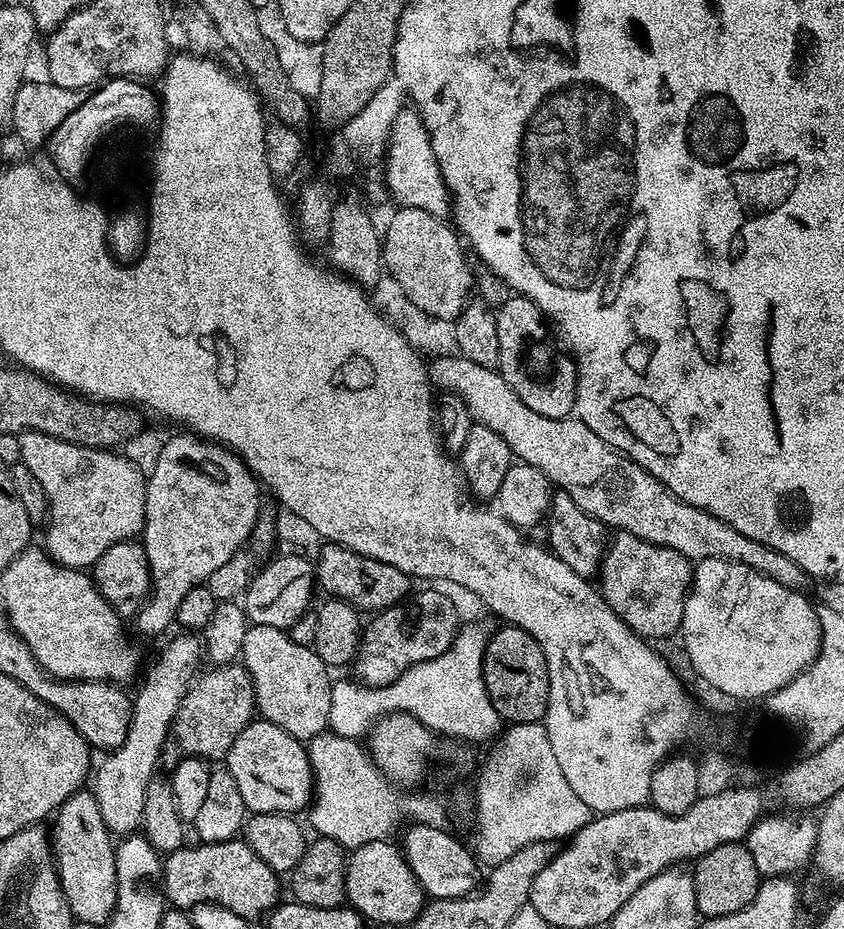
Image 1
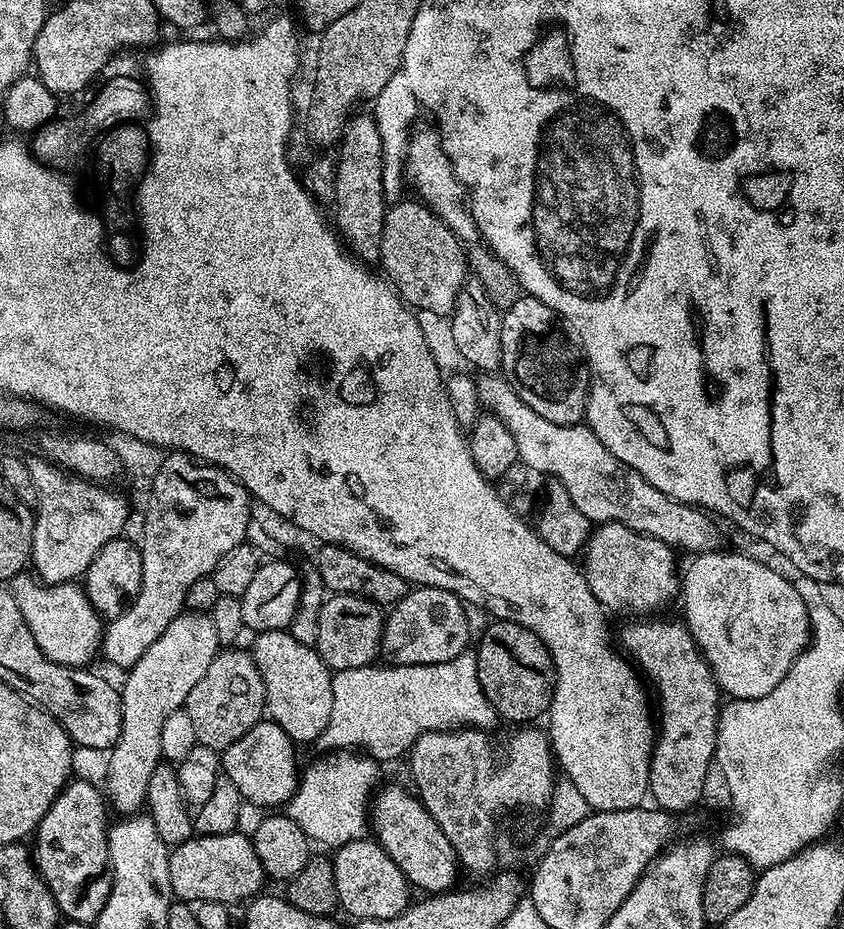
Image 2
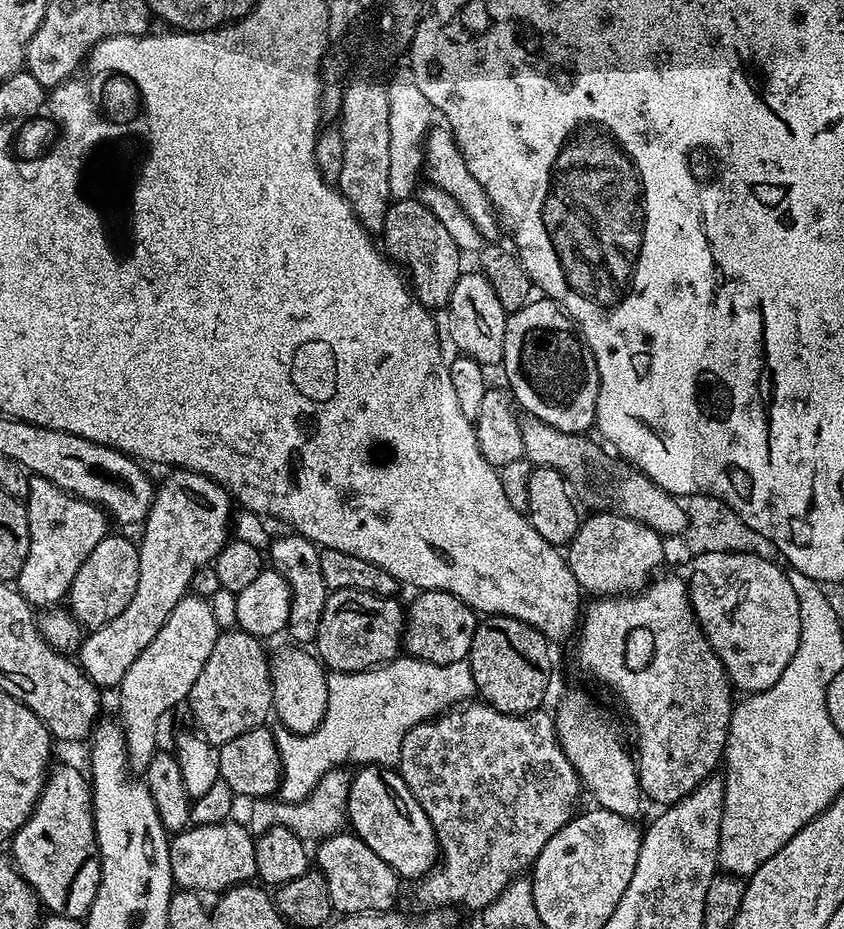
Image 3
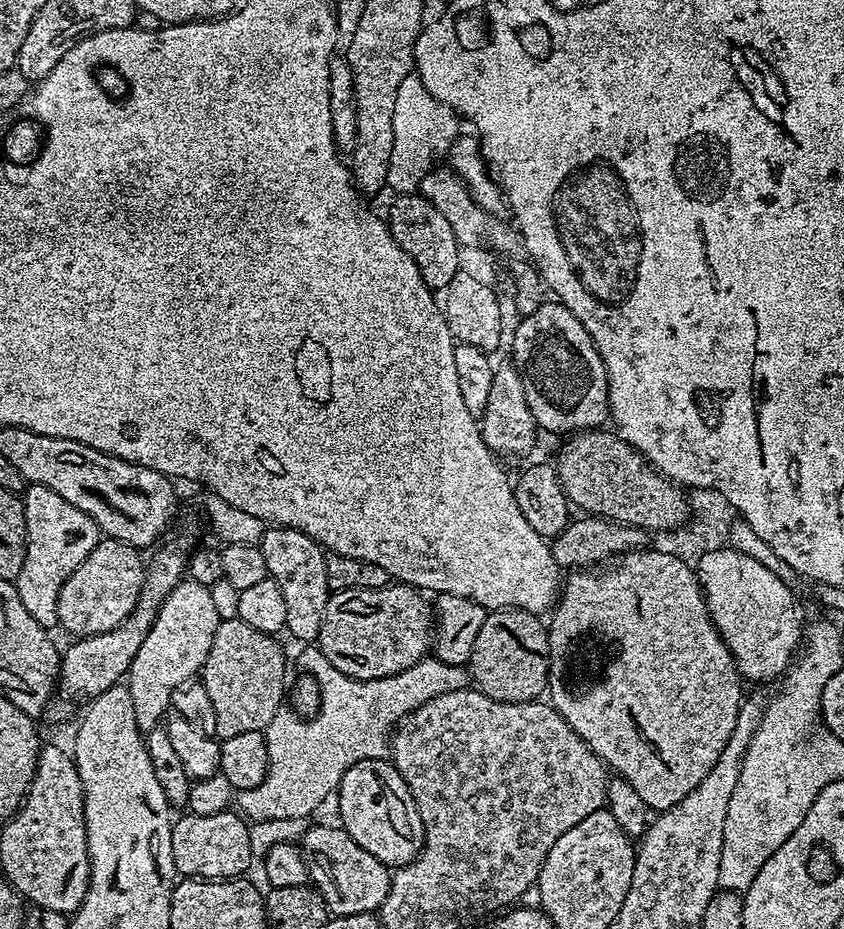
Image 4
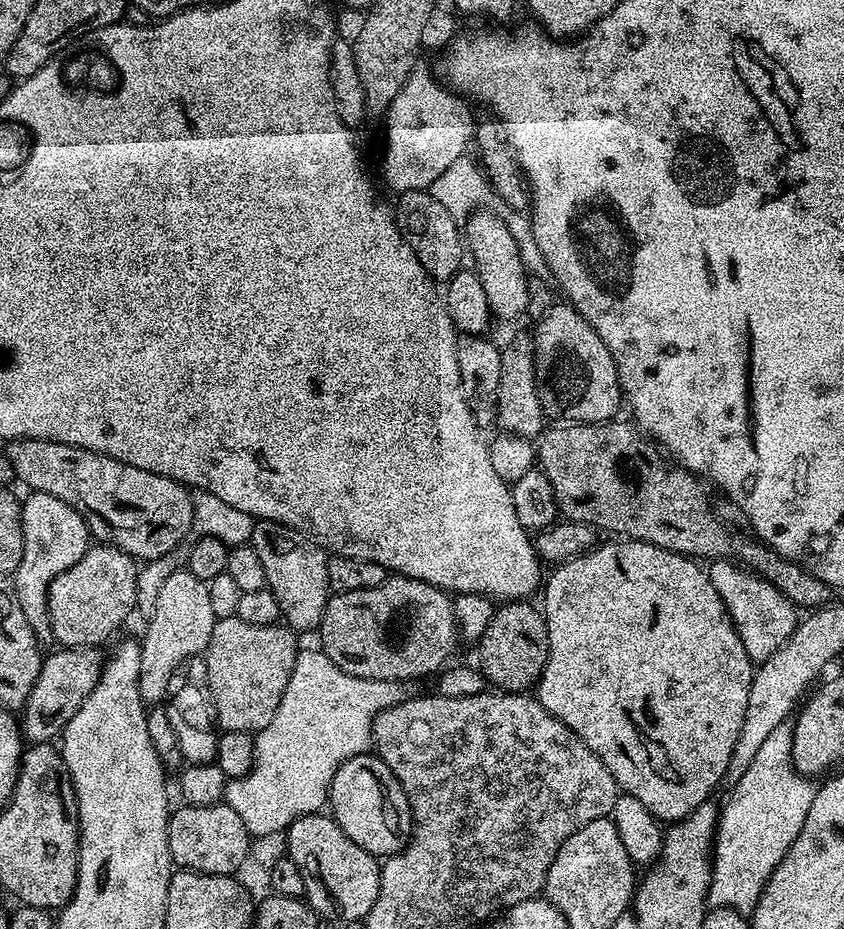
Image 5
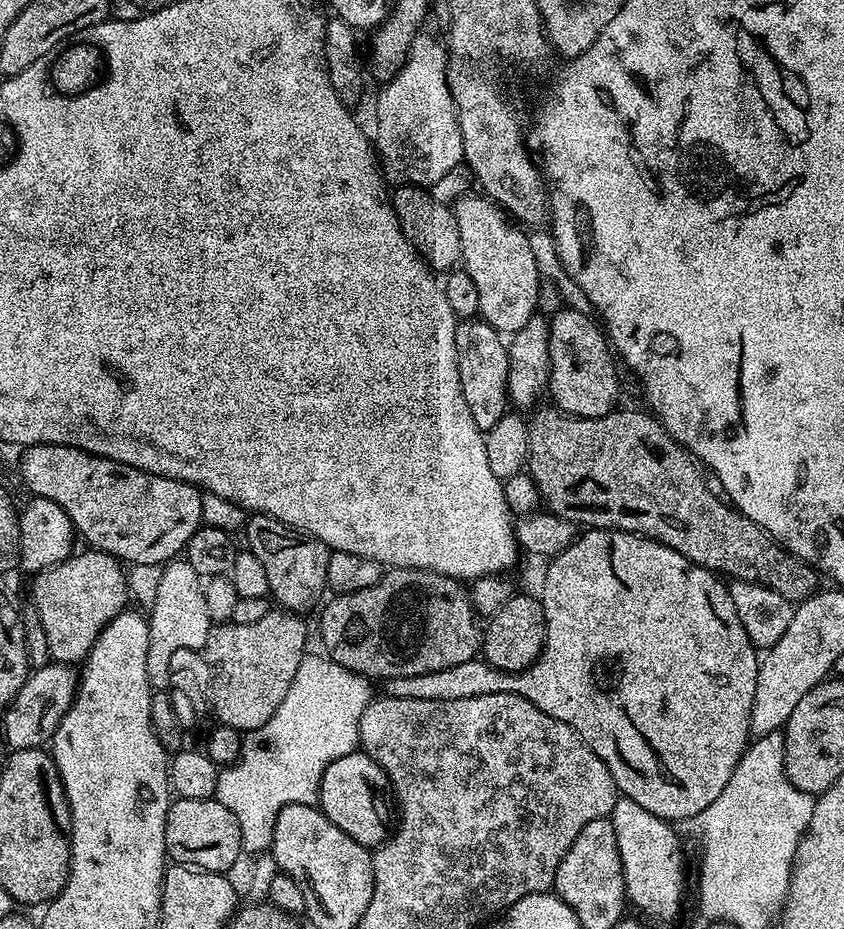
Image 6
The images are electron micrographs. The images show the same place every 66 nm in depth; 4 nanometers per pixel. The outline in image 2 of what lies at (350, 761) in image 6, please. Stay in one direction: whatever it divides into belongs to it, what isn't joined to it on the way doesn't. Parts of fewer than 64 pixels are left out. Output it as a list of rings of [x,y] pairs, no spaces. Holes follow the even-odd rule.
[[[383,788],[379,789],[370,806],[370,828],[376,843],[383,846],[390,858],[394,858],[394,866],[402,870],[413,889],[425,888],[423,891],[428,894],[455,889],[456,875],[461,875],[462,869],[454,846],[450,846],[450,838],[442,834],[438,822],[434,822],[432,815],[411,791]]]

